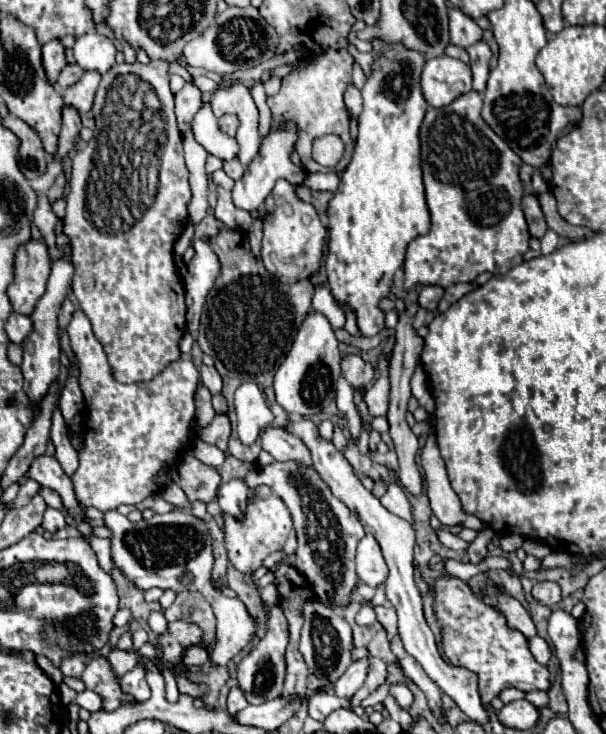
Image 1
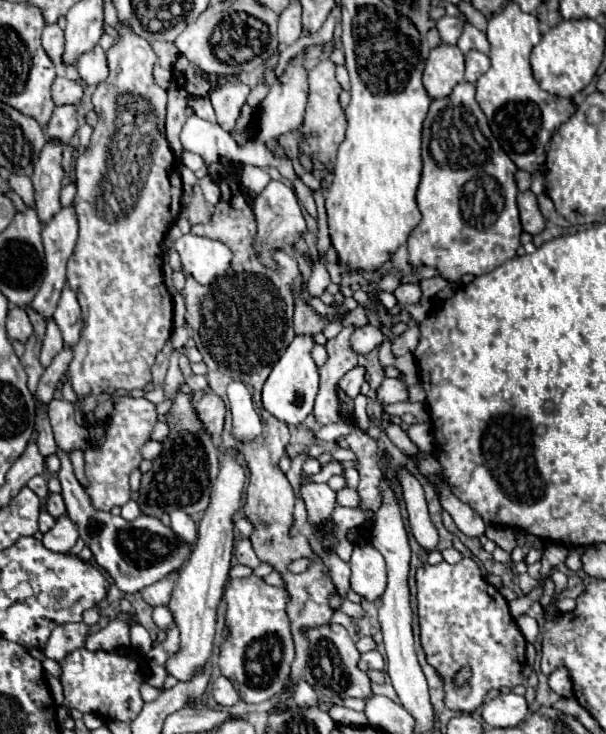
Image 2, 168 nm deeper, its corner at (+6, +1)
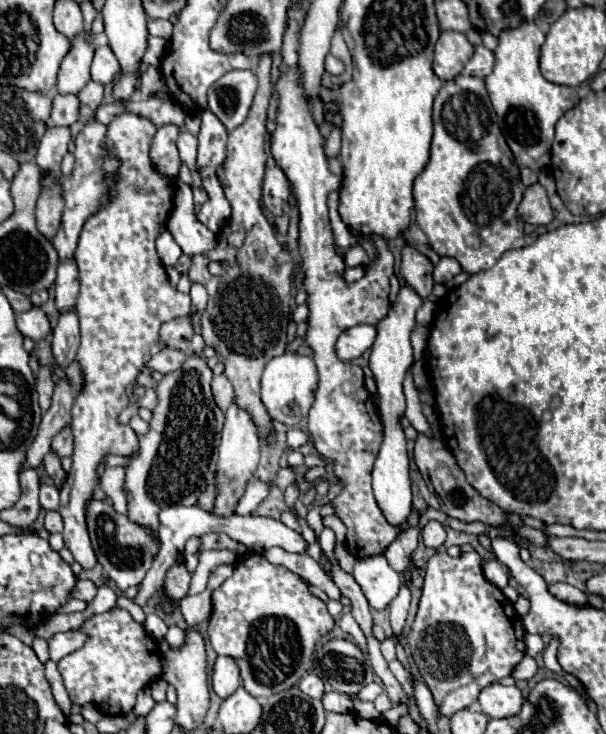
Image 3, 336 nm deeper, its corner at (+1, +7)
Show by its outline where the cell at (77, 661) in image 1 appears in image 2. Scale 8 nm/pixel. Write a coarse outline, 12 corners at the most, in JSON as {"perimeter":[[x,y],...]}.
{"perimeter":[[56,626],[42,652],[60,662],[84,646],[90,626]]}

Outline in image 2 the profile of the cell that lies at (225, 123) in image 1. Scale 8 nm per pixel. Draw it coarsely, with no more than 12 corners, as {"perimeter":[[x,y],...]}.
{"perimeter":[[224,84],[208,100],[218,124],[232,132],[250,88]]}

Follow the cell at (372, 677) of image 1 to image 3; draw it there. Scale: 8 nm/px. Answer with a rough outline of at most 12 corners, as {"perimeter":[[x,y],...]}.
{"perimeter":[[343,614],[341,628],[355,638],[363,654],[367,638],[351,614]]}

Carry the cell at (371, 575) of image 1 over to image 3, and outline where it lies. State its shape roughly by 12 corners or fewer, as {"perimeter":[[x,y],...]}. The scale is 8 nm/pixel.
{"perimeter":[[383,554],[357,558],[353,576],[371,608],[385,608],[401,576]]}

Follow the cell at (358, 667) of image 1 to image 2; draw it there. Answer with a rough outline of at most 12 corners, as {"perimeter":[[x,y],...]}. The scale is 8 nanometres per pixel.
{"perimeter":[[378,650],[362,654],[358,666],[364,672],[384,670]]}

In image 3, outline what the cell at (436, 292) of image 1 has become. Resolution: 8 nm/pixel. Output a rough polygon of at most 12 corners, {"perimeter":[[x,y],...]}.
{"perimeter":[[441,258],[433,270],[437,284],[449,282],[461,272],[457,260]]}

